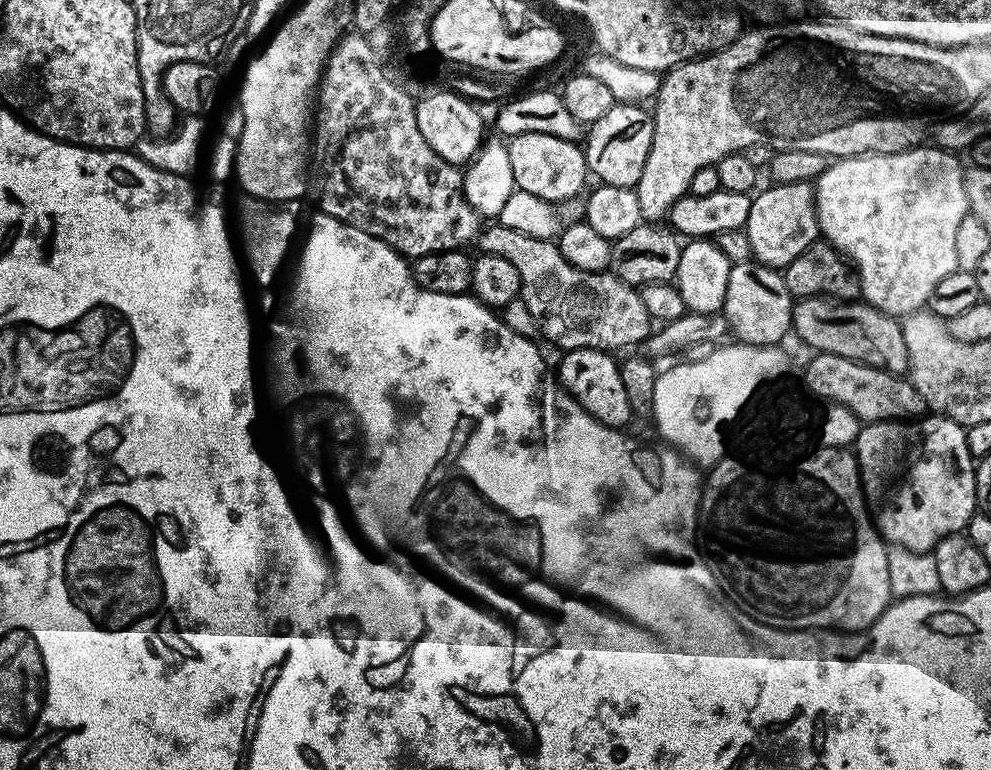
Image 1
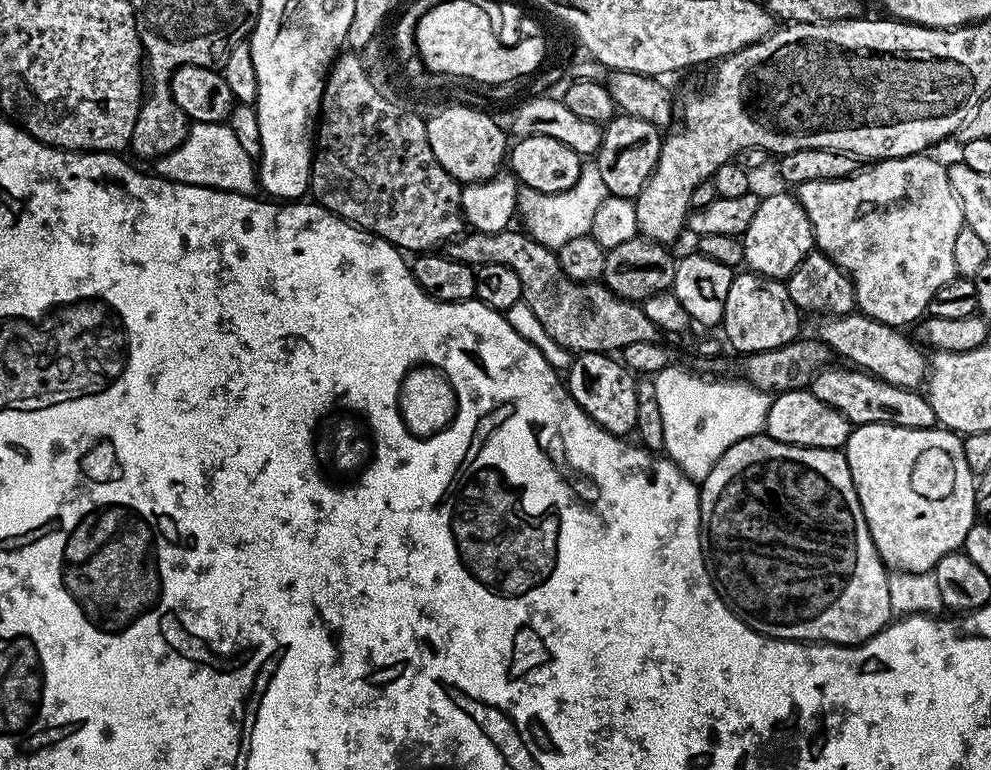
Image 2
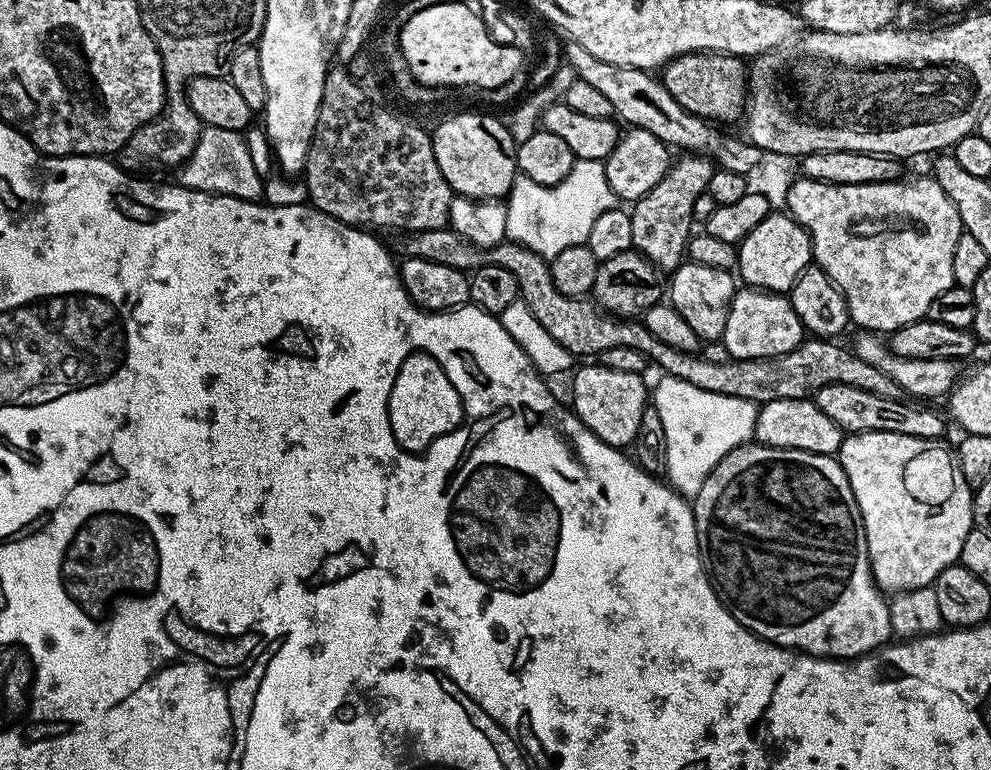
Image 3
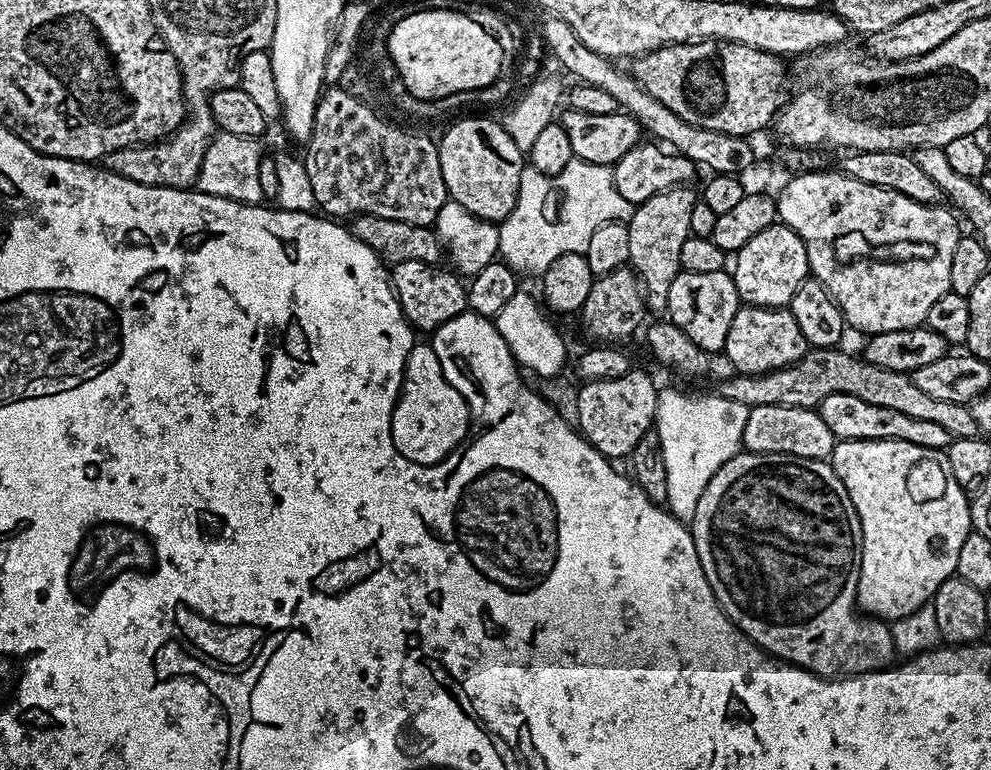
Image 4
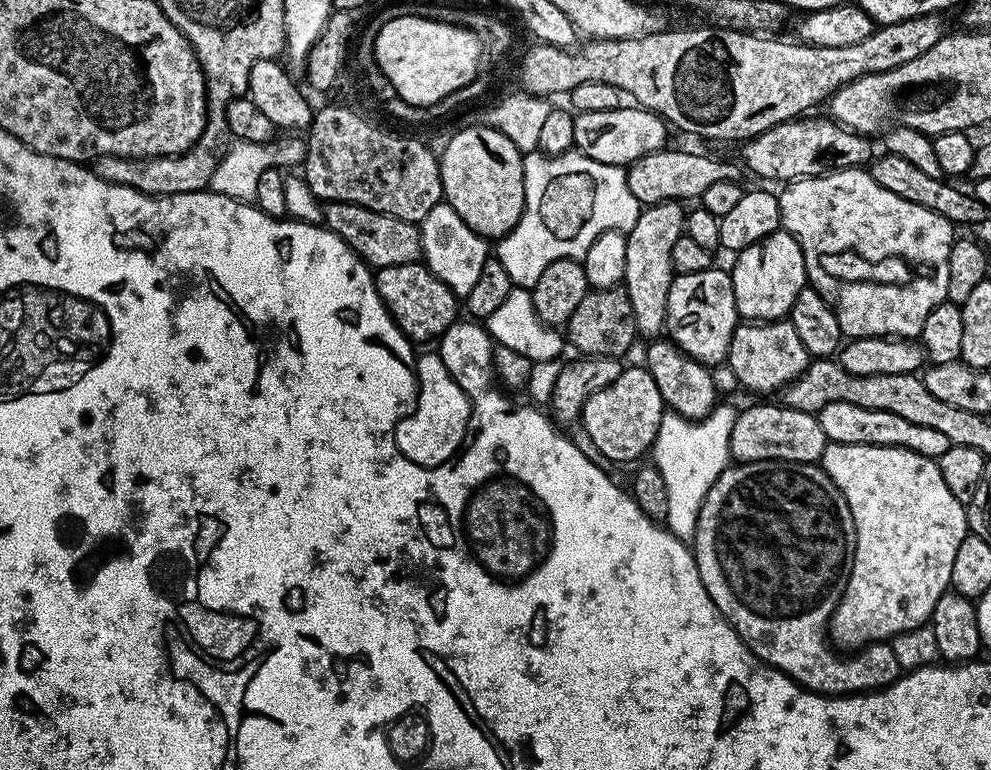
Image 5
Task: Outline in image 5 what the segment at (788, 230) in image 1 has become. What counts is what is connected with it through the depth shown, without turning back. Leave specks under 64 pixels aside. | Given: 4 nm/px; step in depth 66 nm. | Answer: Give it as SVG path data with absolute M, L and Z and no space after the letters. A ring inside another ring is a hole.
M783 230L775 232L754 242L754 246L746 246L741 252L735 253L734 260L736 260L736 265L730 268L730 275L734 286L734 302L737 313L748 322L785 319L794 306L794 298L798 298L798 294L808 284L802 250L795 238Z

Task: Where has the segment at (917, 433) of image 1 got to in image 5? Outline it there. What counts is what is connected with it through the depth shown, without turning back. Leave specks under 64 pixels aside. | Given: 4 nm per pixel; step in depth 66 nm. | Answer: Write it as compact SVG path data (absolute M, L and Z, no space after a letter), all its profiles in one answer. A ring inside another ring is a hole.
M828 443L824 447L824 453L820 455L819 465L824 472L842 490L846 498L846 506L850 506L850 514L854 514L854 530L856 531L856 549L854 550L854 566L848 579L846 590L834 610L831 622L828 623L828 634L831 643L840 650L855 650L864 648L867 644L891 641L893 636L900 636L904 632L909 632L915 628L925 627L931 621L934 606L938 606L938 598L949 591L952 582L952 571L954 570L954 557L958 555L958 546L970 535L968 526L968 513L965 505L950 494L950 486L946 486L946 481L942 479L942 470L939 463L933 457L923 456L914 450L905 448L891 448L890 446L854 446L853 444Z

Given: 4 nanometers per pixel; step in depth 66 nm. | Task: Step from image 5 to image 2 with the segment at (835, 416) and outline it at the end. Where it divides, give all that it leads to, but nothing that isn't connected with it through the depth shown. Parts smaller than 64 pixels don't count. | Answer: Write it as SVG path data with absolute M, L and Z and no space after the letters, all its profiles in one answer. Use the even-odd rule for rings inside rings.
M852 366L836 367L823 368L812 379L810 390L814 398L826 402L826 406L834 406L834 410L838 410L838 414L845 416L852 425L889 424L906 426L906 430L926 430L937 427L934 406L930 406L927 395L902 386L890 386L890 382L880 380L877 376Z

